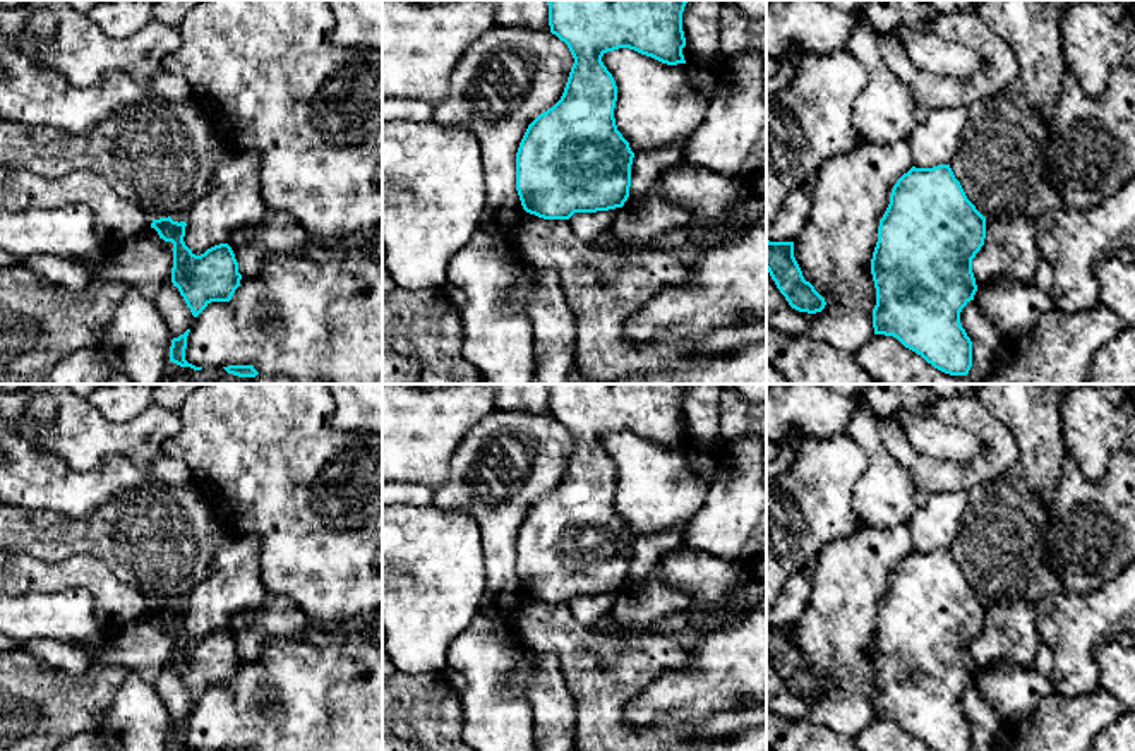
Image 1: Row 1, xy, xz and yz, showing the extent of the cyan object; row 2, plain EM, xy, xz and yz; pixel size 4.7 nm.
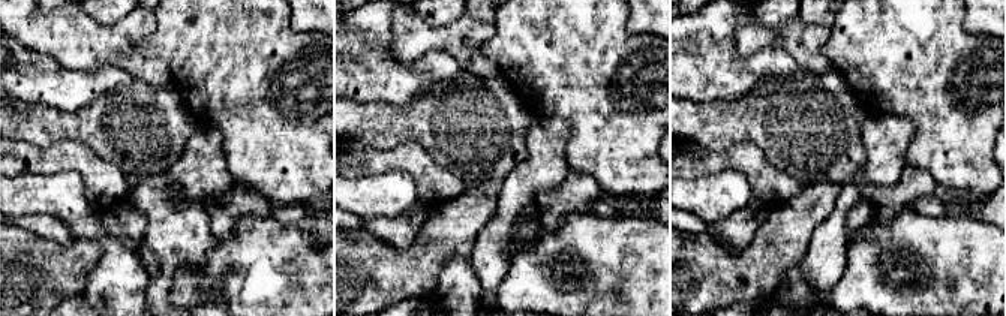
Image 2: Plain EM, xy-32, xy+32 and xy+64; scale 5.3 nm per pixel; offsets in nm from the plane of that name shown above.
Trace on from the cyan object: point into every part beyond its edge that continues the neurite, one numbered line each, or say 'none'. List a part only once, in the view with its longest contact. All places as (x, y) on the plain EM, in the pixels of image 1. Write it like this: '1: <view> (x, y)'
none

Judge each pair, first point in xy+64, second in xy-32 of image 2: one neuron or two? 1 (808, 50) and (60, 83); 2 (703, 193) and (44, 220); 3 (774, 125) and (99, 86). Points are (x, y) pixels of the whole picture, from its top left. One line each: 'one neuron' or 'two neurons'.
1: two neurons
2: two neurons
3: two neurons

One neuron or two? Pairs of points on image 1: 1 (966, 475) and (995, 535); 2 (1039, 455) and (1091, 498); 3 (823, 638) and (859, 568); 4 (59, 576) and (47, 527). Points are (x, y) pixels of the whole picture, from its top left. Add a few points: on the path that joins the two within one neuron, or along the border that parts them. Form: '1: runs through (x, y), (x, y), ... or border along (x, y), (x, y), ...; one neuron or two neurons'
1: border along (1008, 470), (969, 492); two neurons
2: border along (1067, 455), (1062, 465), (1062, 477), (1046, 511); two neurons
3: runs through (840, 621), (847, 585); one neuron
4: border along (18, 552), (48, 563), (79, 554), (95, 558); two neurons

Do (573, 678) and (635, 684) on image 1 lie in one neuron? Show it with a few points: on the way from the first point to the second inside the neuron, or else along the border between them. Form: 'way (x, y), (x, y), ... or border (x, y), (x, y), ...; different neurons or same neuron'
way (588, 678), (619, 678); same neuron

